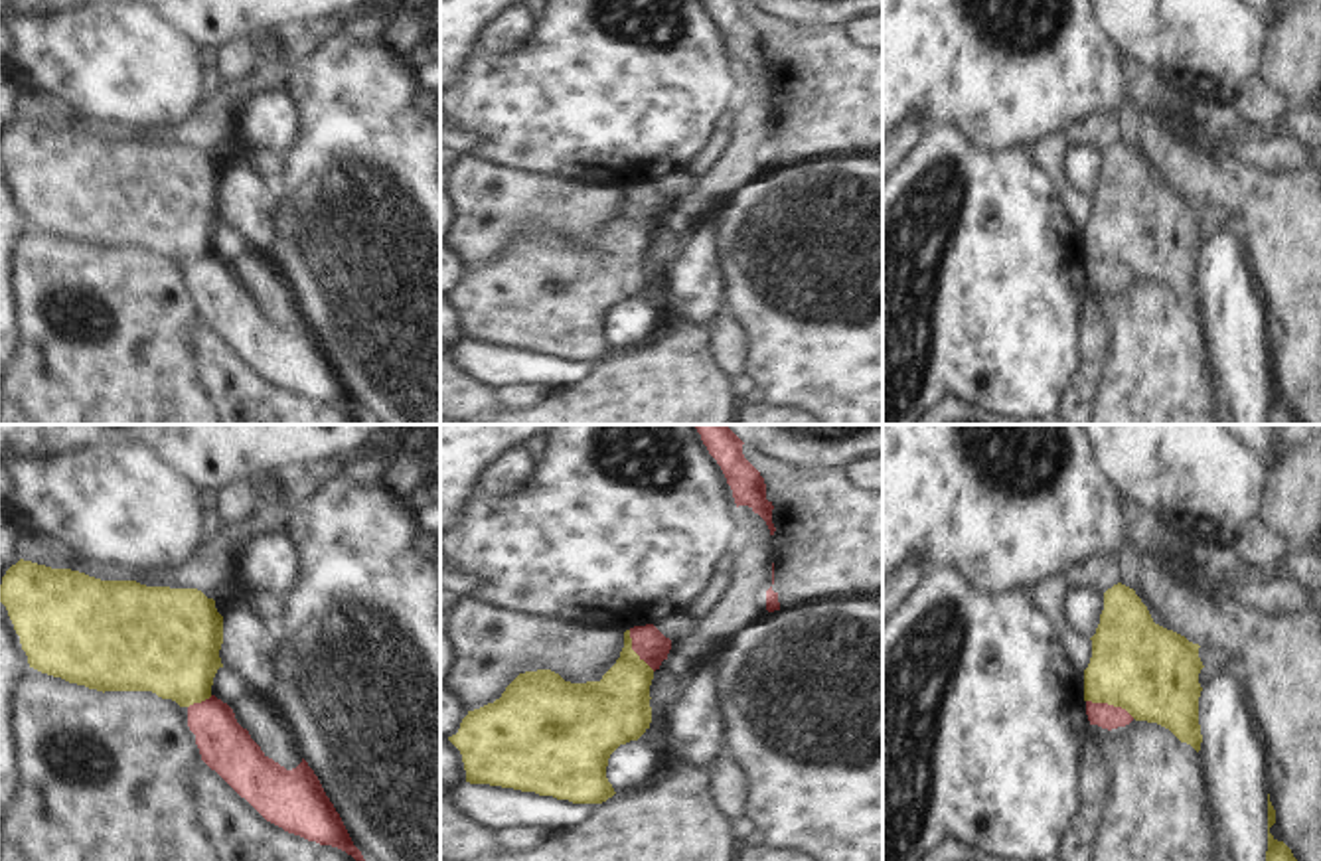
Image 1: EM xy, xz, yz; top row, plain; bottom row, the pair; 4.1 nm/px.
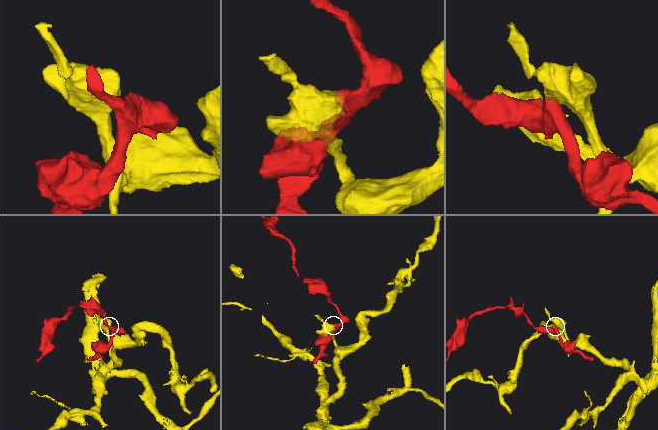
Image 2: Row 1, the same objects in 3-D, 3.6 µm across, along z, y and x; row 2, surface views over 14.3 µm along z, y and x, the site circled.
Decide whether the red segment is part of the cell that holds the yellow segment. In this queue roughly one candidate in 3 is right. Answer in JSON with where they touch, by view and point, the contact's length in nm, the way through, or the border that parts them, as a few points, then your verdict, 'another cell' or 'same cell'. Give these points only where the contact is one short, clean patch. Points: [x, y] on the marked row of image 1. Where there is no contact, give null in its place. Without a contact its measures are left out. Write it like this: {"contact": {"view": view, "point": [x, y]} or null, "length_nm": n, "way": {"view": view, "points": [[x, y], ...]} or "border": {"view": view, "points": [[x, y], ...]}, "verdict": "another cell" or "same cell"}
{"contact": {"view": "yz", "point": [1110, 704]}, "length_nm": 220, "border": {"view": "yz", "points": [[1087, 700], [1120, 705], [1134, 717]]}, "verdict": "another cell"}

